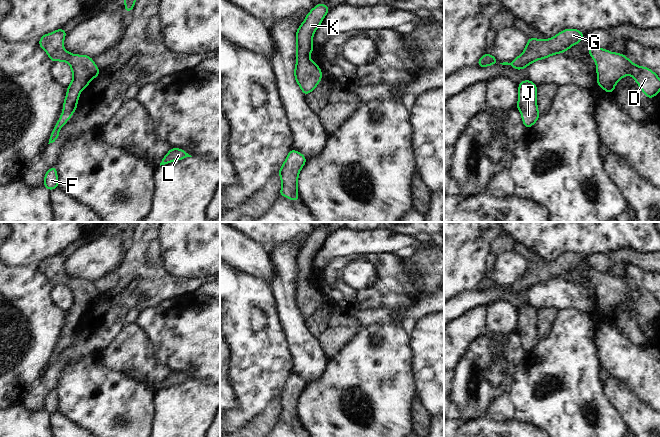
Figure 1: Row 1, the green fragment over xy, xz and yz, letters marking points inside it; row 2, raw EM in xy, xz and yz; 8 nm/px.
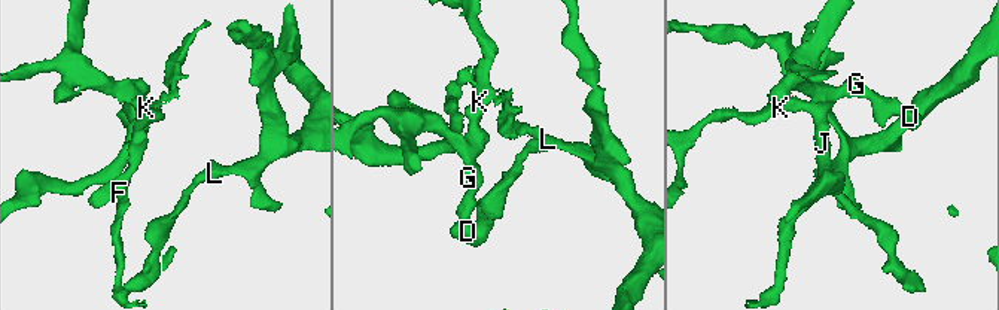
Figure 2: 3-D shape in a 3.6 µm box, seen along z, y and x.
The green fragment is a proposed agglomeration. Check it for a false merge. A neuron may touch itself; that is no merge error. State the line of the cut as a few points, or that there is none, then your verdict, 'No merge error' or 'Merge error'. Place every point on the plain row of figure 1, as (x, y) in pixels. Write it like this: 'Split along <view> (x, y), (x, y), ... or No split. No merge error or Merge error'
No split. No merge error

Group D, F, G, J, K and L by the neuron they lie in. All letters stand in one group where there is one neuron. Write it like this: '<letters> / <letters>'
D F G J K L

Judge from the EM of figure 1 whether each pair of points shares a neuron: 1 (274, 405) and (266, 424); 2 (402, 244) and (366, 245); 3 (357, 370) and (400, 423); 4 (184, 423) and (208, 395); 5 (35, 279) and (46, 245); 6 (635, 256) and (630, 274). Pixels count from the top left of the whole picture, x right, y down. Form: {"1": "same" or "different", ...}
{"1": "same", "2": "same", "3": "same", "4": "same", "5": "different", "6": "different"}

